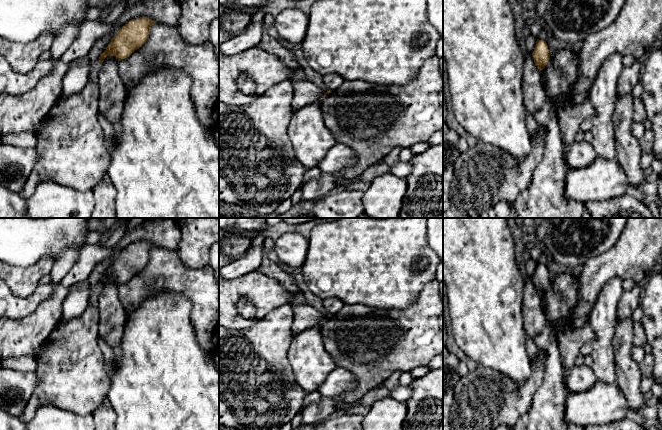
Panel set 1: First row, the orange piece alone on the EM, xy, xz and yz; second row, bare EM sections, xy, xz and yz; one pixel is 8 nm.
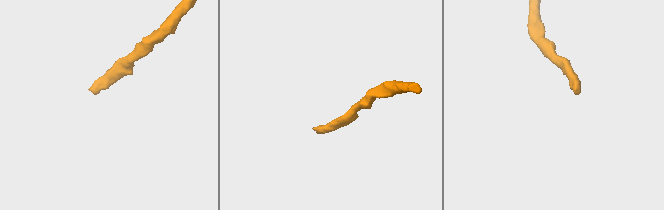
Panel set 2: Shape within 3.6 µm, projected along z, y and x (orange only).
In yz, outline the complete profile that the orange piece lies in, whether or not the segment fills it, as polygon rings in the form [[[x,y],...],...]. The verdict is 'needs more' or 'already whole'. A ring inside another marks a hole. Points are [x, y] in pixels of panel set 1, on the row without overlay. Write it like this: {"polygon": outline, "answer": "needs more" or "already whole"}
{"polygon": [[[537,263],[534,275],[532,276],[532,281],[537,292],[543,294],[550,282],[546,265]]], "answer": "already whole"}

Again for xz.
{"polygon": [[[309,304],[292,307],[292,309],[294,319],[291,331],[293,335],[296,335],[308,328],[320,325],[323,321],[330,317],[328,314],[324,317],[321,312],[317,311]]], "answer": "needs more"}

